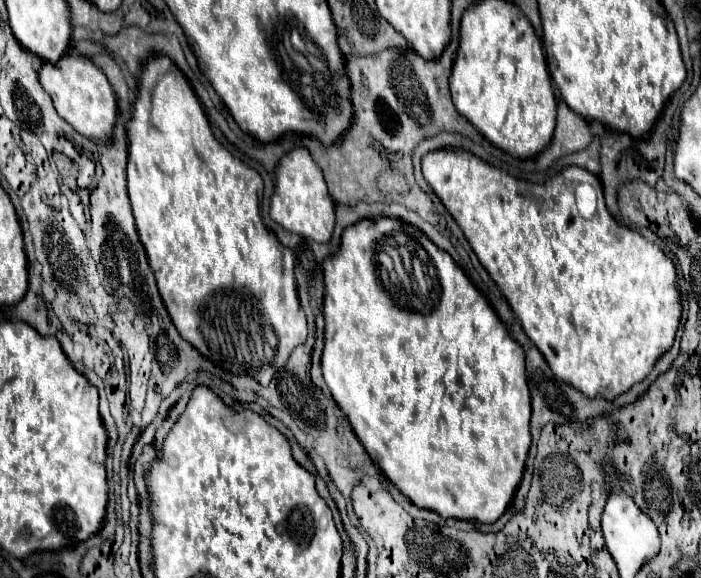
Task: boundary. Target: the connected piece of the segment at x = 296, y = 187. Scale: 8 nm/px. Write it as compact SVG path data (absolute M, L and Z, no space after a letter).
M302 146L286 154L276 168L276 188L270 204L270 218L278 222L284 230L312 238L316 242L330 242L334 230L334 200L326 190L324 176L318 164L312 160L310 152Z

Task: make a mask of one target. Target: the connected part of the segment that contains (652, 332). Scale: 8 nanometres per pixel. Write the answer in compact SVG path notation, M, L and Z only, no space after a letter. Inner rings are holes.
M444 148L444 150L434 150L428 152L422 158L422 172L424 178L428 180L428 184L432 186L432 190L436 192L436 196L440 198L440 202L446 206L446 210L452 214L452 218L458 222L458 226L462 228L464 236L468 238L472 250L476 252L480 264L488 270L488 274L492 276L492 280L498 284L498 288L502 290L502 294L506 296L510 308L514 310L518 322L522 324L524 332L528 334L528 338L534 342L534 346L544 354L548 366L552 366L552 372L556 374L556 378L568 382L570 386L574 386L576 390L580 390L584 396L588 398L604 398L604 400L614 400L620 394L626 394L634 384L642 382L650 370L654 368L656 360L670 350L678 324L680 324L680 316L682 316L682 288L678 282L678 274L676 268L672 264L672 260L650 240L646 240L640 232L630 230L630 228L622 228L612 214L608 212L606 204L604 204L604 196L602 196L602 184L600 178L586 172L584 168L578 166L568 166L566 170L562 170L560 174L556 174L552 180L548 180L546 184L530 184L524 180L516 180L510 174L484 164L478 156L462 150L462 148ZM580 182L588 182L594 186L596 194L598 194L598 214L594 214L592 218L582 218L576 210L576 200L574 200L574 190Z

